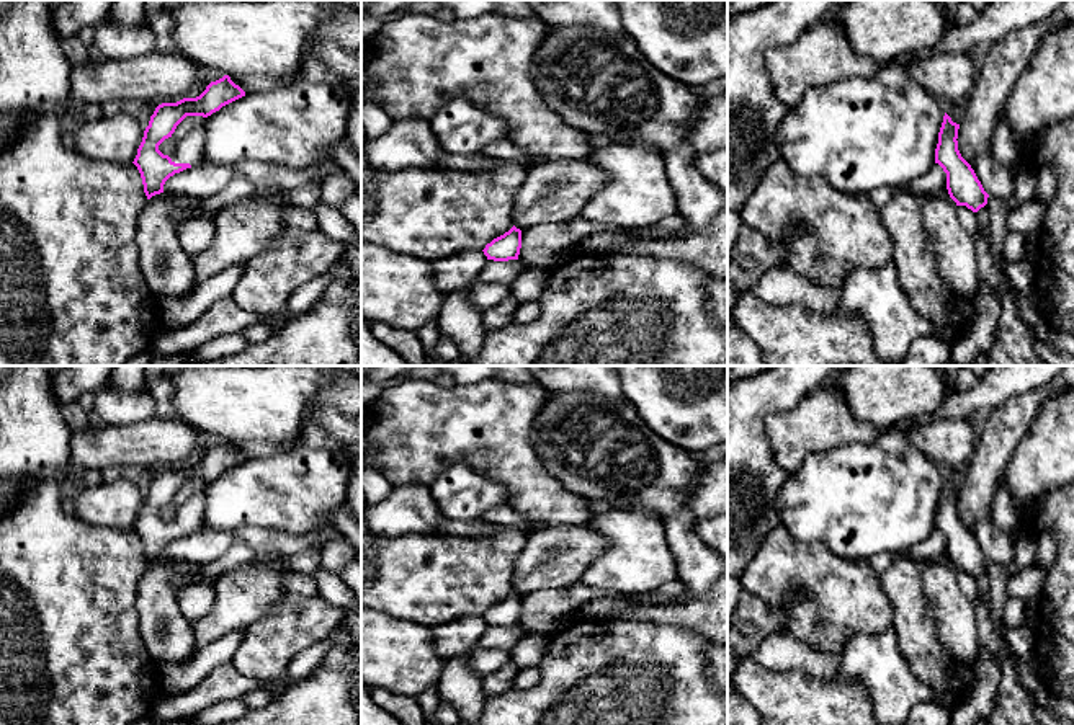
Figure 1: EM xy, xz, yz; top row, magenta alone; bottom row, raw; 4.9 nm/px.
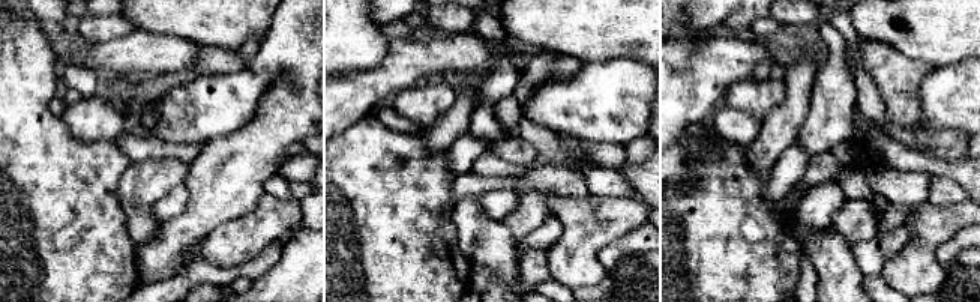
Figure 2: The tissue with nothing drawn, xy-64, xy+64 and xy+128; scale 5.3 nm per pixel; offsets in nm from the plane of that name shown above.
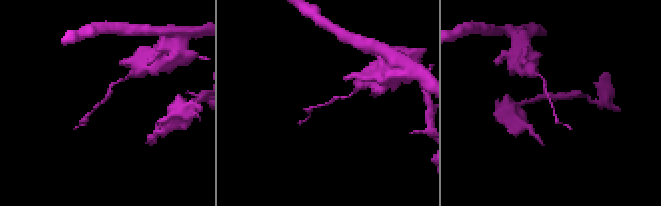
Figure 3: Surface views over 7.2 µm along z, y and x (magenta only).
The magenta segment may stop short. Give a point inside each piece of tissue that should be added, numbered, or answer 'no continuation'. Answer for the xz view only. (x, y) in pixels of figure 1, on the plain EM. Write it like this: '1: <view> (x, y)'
no continuation

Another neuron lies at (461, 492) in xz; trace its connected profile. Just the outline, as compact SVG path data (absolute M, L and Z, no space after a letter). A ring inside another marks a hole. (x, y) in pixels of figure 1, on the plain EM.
M463 460L445 469L428 488L441 514L456 521L476 521L507 505L505 487Z

